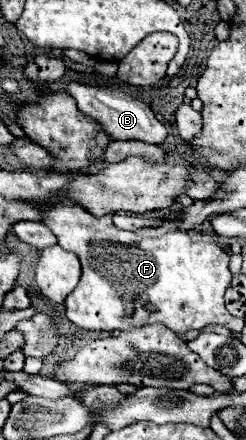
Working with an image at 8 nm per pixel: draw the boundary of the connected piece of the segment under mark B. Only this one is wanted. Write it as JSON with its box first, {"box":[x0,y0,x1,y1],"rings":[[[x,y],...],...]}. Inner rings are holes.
{"box":[68,83,166,145],"rings":[[[68,83],[68,93],[76,99],[80,113],[96,121],[112,141],[142,141],[148,145],[162,145],[166,139],[166,127],[156,119],[150,107],[140,99],[132,99],[120,89]]]}

